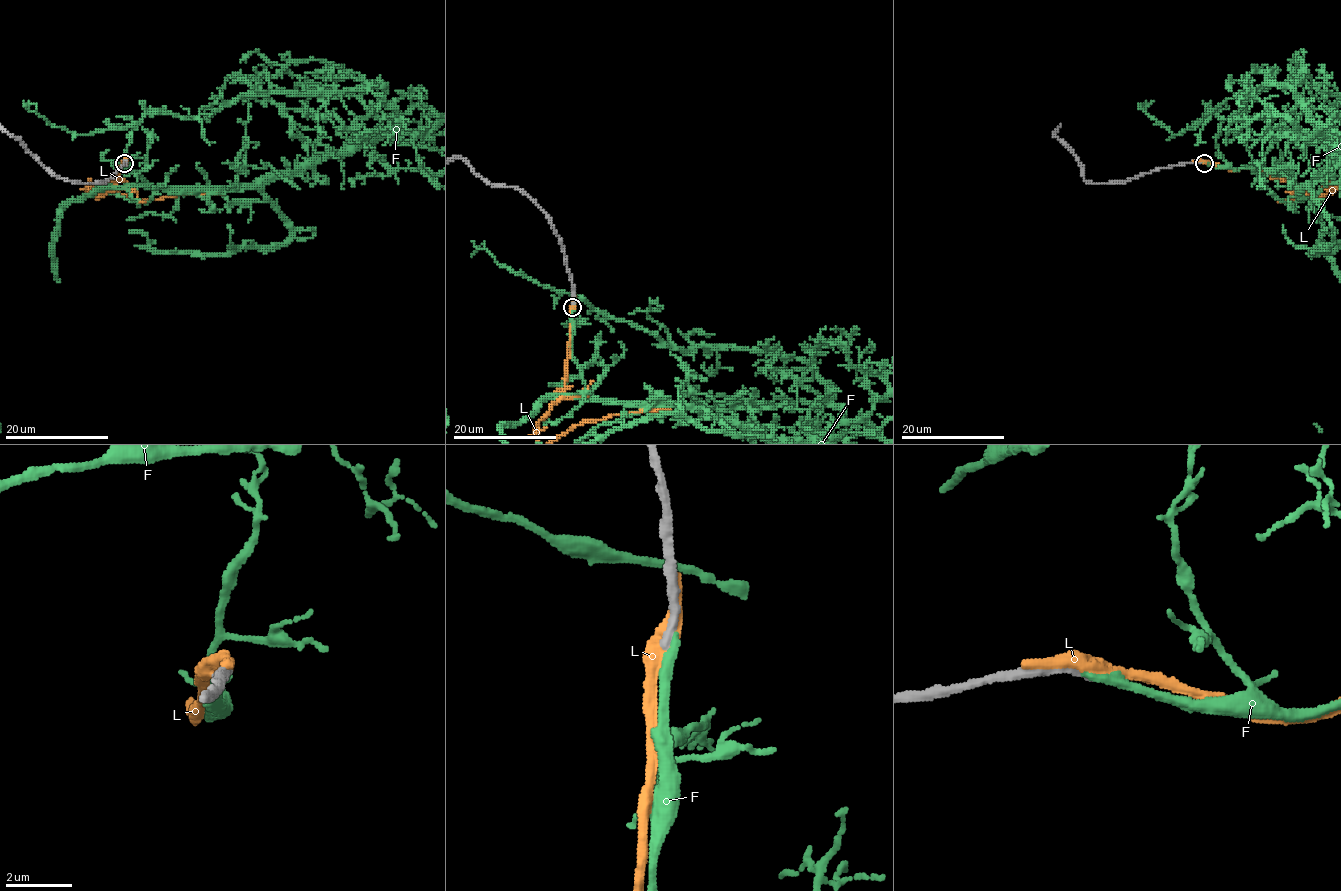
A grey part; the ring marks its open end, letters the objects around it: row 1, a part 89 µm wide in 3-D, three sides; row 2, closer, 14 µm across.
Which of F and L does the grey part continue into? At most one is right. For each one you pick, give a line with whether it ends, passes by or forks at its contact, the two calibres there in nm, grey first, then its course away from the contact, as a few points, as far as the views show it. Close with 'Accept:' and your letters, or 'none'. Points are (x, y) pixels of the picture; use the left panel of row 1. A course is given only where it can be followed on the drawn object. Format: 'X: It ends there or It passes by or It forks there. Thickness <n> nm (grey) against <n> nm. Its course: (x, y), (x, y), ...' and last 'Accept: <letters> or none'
Accept: none

